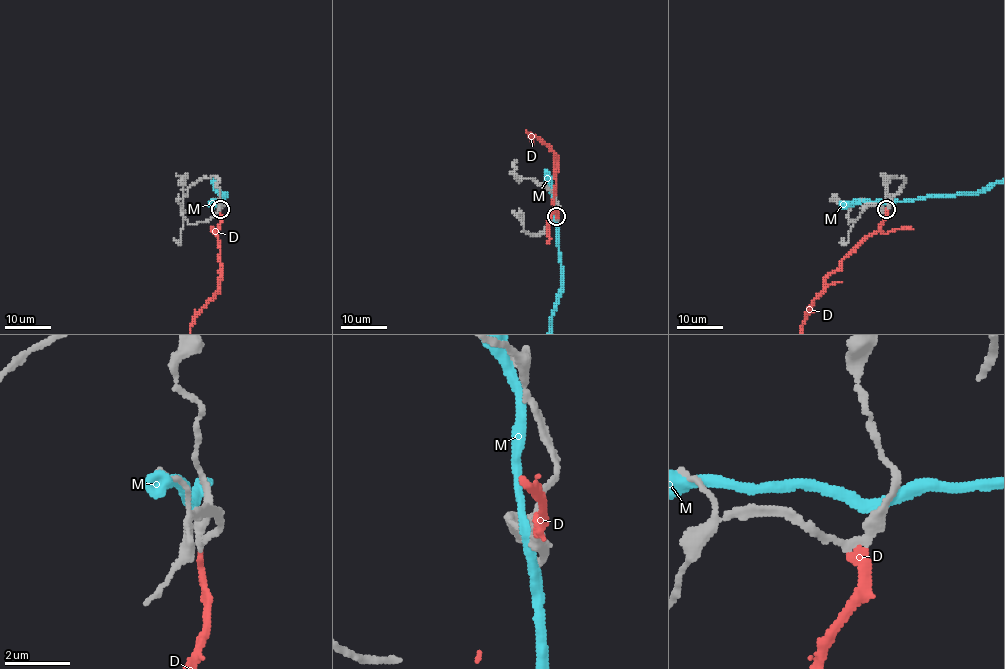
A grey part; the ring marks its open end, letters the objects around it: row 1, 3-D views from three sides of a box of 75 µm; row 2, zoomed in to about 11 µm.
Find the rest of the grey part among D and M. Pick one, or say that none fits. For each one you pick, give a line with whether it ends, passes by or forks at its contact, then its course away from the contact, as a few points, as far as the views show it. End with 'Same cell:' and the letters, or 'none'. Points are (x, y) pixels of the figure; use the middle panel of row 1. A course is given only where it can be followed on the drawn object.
D: it ends
Same cell: D

